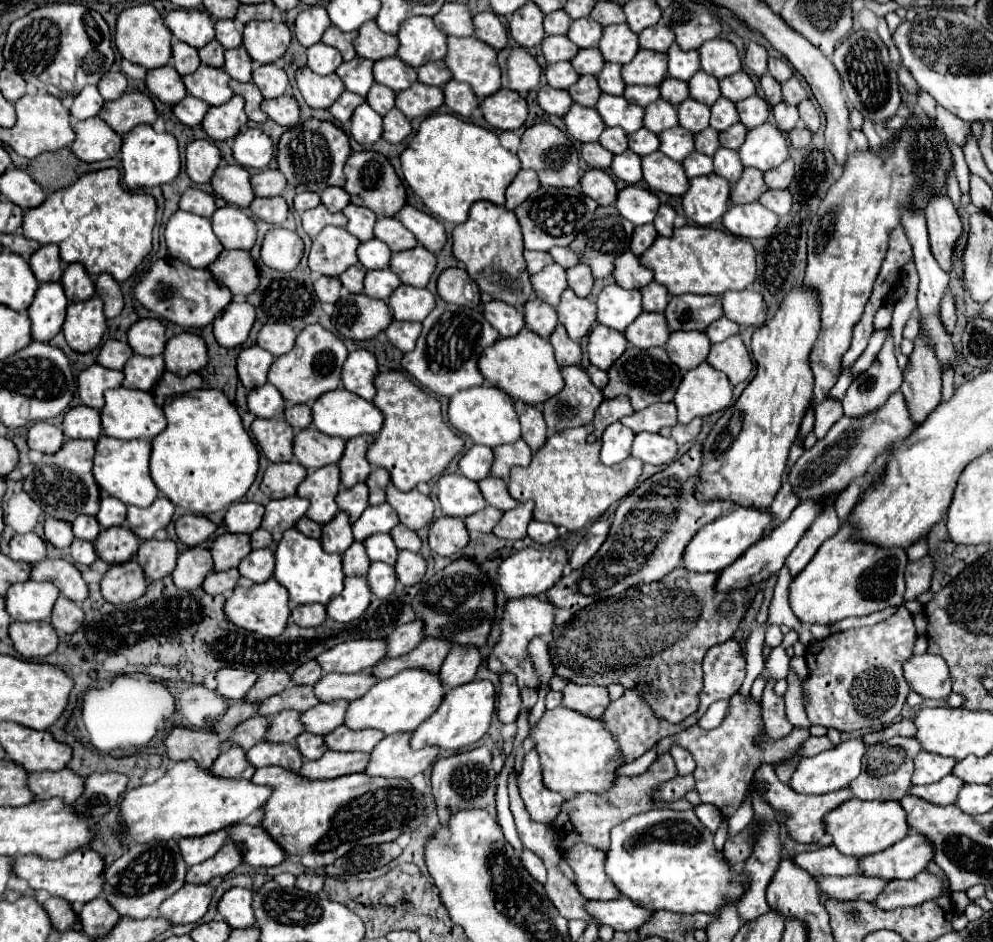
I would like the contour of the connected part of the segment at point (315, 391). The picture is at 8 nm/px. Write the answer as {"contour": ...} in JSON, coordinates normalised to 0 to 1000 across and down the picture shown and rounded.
{"contour":[[[309,345],[297,362],[297,368],[279,379],[271,392],[271,407],[281,413],[289,430],[315,428],[321,419],[343,411],[343,387],[349,381],[345,362],[323,345]]]}

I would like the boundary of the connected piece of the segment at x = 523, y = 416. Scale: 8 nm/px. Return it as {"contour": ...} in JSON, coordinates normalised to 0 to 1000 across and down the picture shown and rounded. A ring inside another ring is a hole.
{"contour":[[[519,426],[519,434],[525,447],[525,466],[535,475],[535,479],[541,479],[551,466],[551,453],[545,436],[525,426]]]}

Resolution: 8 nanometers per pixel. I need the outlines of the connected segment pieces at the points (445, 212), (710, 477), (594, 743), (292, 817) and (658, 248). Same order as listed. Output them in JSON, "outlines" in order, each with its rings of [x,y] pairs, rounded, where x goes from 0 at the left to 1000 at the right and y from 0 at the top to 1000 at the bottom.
{"outlines":[[[[452,120],[428,124],[402,169],[408,192],[426,211],[428,220],[438,230],[460,239],[470,235],[472,220],[482,211],[507,218],[509,201],[525,179],[521,165],[507,158],[496,139],[468,131]]],[[[805,303],[791,315],[787,328],[782,328],[780,337],[758,354],[756,373],[762,383],[762,396],[756,407],[750,411],[746,421],[730,434],[730,441],[718,451],[718,458],[710,466],[708,472],[708,496],[706,496],[706,515],[702,515],[702,523],[706,530],[738,530],[750,538],[772,540],[787,517],[787,504],[791,500],[795,477],[803,464],[807,443],[815,428],[819,426],[819,396],[815,392],[815,375],[825,354],[827,332],[823,332],[823,311],[815,311],[811,303]]],[[[561,751],[551,755],[541,772],[535,774],[533,782],[545,801],[547,831],[555,840],[605,844],[617,835],[617,829],[621,827],[619,816],[627,812],[621,808],[621,804],[625,804],[625,795],[621,795],[621,787],[617,787],[617,780],[609,774],[609,765],[589,761],[577,753]]],[[[261,814],[255,823],[259,833],[277,835],[275,844],[267,852],[265,878],[269,884],[293,908],[299,908],[309,923],[321,923],[333,918],[360,897],[378,897],[398,893],[404,884],[414,884],[426,874],[426,859],[422,859],[416,833],[408,827],[372,825],[370,821],[353,821],[339,827],[309,827],[285,814]]],[[[688,239],[680,241],[676,252],[662,256],[644,273],[646,281],[660,290],[660,298],[670,303],[674,313],[714,311],[728,313],[730,309],[746,309],[760,298],[760,264],[752,254],[740,252],[726,243]]]]}

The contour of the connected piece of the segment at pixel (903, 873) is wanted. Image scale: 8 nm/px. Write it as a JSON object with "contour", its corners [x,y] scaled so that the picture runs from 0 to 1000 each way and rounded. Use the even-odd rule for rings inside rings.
{"contour":[[[917,884],[887,906],[867,910],[865,918],[873,931],[919,933],[923,927],[930,927],[938,914],[940,895],[927,889],[927,884]]]}

